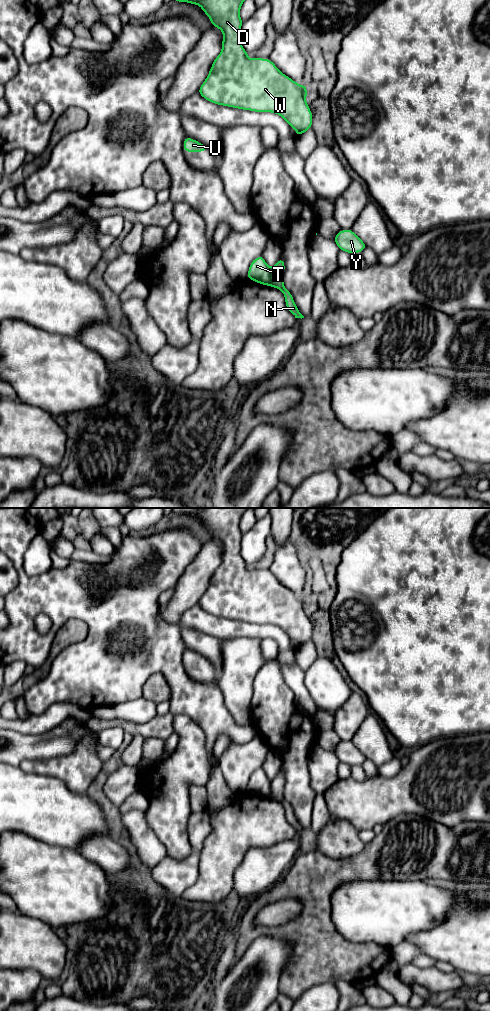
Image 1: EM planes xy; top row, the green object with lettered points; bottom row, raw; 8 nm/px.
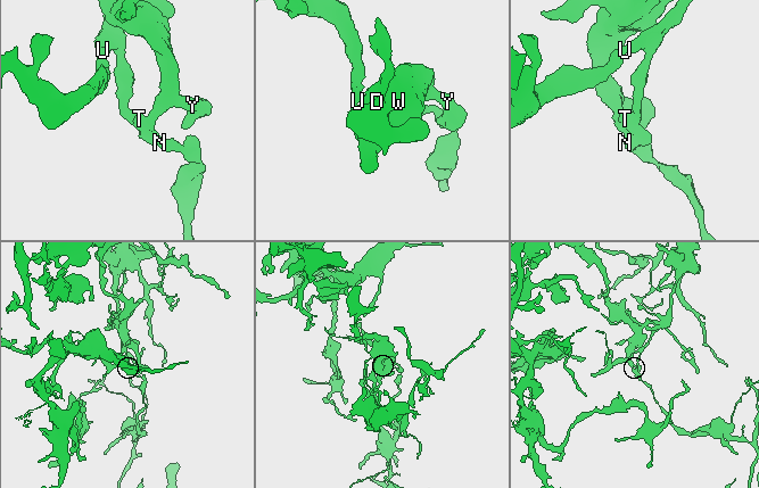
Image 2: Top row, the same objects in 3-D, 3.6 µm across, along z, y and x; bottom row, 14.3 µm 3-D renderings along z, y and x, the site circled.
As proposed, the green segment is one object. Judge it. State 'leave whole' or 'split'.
leave whole

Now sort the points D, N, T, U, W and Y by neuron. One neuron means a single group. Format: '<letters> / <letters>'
D N T U W Y

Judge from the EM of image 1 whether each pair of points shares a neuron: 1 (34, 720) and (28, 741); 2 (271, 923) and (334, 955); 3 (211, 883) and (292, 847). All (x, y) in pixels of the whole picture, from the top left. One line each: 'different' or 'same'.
1: different
2: different
3: different

